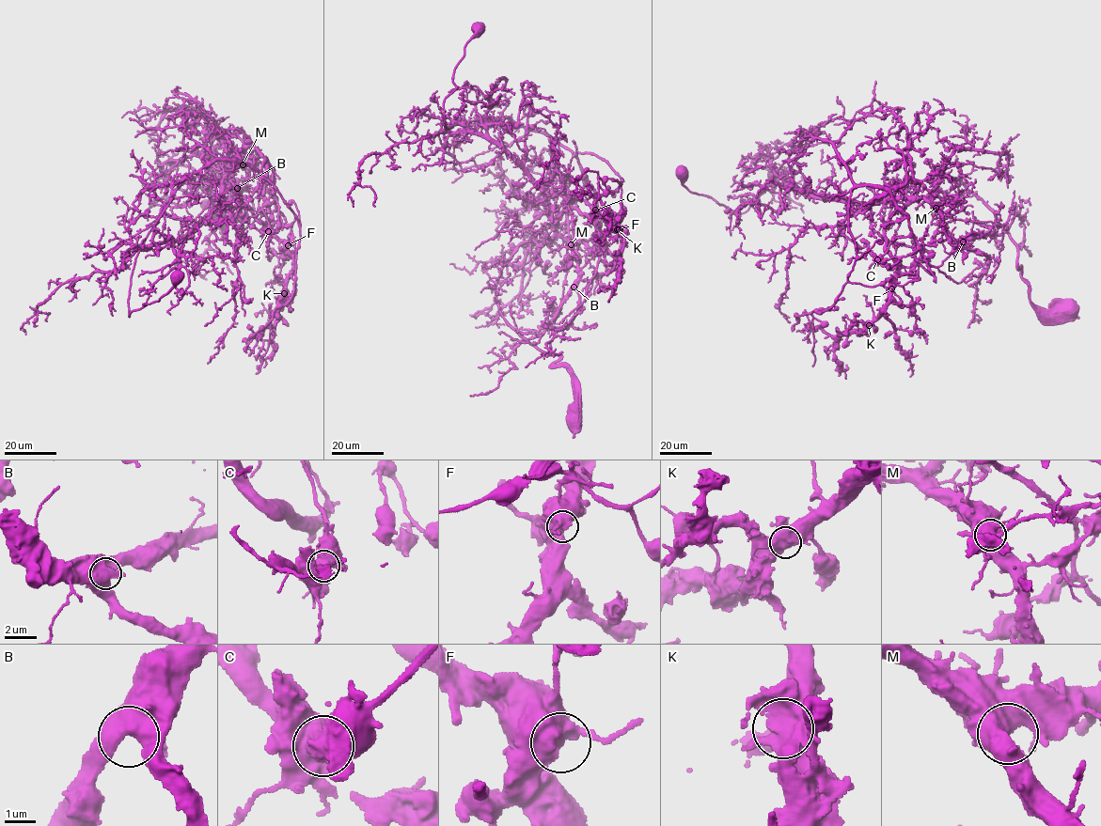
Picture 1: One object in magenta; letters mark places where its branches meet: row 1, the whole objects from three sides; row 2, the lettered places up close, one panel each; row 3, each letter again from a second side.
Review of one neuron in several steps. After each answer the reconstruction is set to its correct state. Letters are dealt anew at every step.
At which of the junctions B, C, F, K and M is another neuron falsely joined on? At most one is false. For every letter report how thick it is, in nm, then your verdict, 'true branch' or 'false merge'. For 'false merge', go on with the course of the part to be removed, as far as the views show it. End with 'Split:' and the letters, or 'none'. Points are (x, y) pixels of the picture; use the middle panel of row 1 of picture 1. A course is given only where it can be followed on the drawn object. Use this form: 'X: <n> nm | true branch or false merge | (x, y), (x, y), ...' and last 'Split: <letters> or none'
B: 650 nm | true branch
C: 650 nm | false merge | (595, 210), (589, 215), (601, 223), (578, 159), (553, 137), (506, 117), (444, 125), (443, 102), (479, 24)
F: 650 nm | true branch
K: 700 nm | true branch
M: 600 nm | true branch
Split: C

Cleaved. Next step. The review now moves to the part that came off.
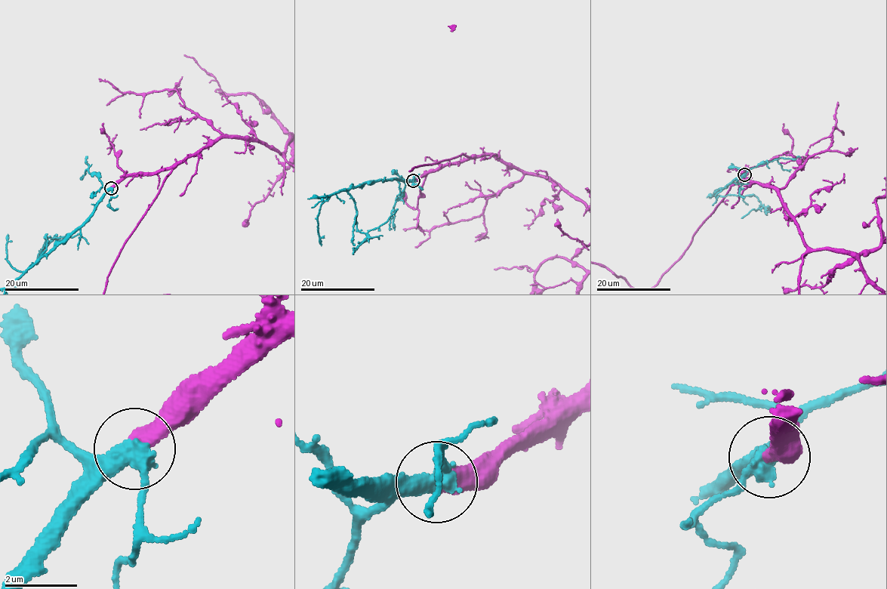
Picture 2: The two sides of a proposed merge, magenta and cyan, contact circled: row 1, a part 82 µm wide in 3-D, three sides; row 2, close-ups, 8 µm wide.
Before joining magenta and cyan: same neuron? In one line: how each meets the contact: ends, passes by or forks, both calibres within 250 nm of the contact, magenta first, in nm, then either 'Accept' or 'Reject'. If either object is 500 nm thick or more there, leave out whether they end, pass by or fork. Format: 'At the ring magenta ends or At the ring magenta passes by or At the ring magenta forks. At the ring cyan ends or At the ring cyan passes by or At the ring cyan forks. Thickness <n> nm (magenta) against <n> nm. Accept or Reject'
Thickness 500 nm (magenta) against 440 nm. Accept

